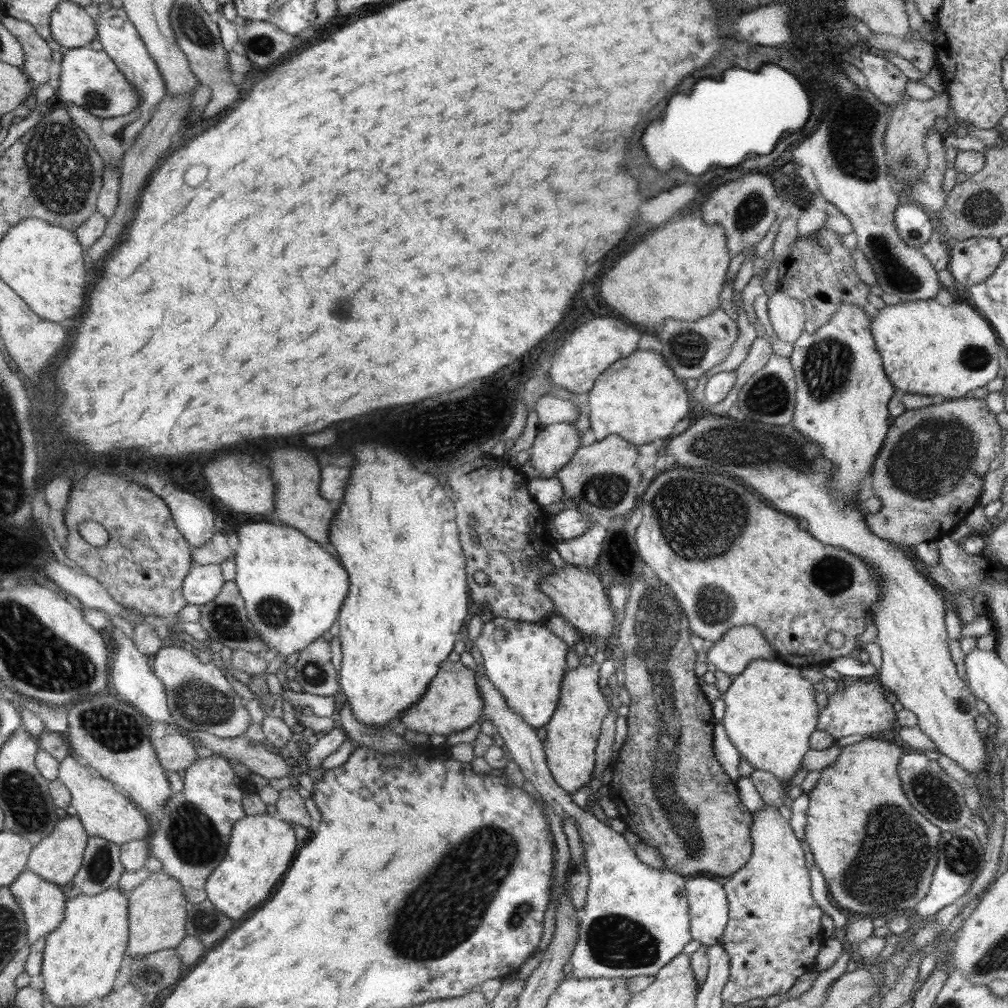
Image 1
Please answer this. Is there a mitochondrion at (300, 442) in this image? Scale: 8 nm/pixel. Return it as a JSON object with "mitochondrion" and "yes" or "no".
{"mitochondrion":"no"}

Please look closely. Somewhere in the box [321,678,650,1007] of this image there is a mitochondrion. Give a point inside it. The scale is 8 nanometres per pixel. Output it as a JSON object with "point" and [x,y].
{"point":[447,906]}

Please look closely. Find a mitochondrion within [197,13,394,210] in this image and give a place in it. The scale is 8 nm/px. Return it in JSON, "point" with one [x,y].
{"point":[263,45]}

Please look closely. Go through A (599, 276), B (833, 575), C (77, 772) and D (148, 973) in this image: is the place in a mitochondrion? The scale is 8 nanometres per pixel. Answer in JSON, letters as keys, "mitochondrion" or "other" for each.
{"A":"other","B":"mitochondrion","C":"other","D":"mitochondrion"}

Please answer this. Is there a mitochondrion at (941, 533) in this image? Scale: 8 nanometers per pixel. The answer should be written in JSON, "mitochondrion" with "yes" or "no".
{"mitochondrion":"no"}

